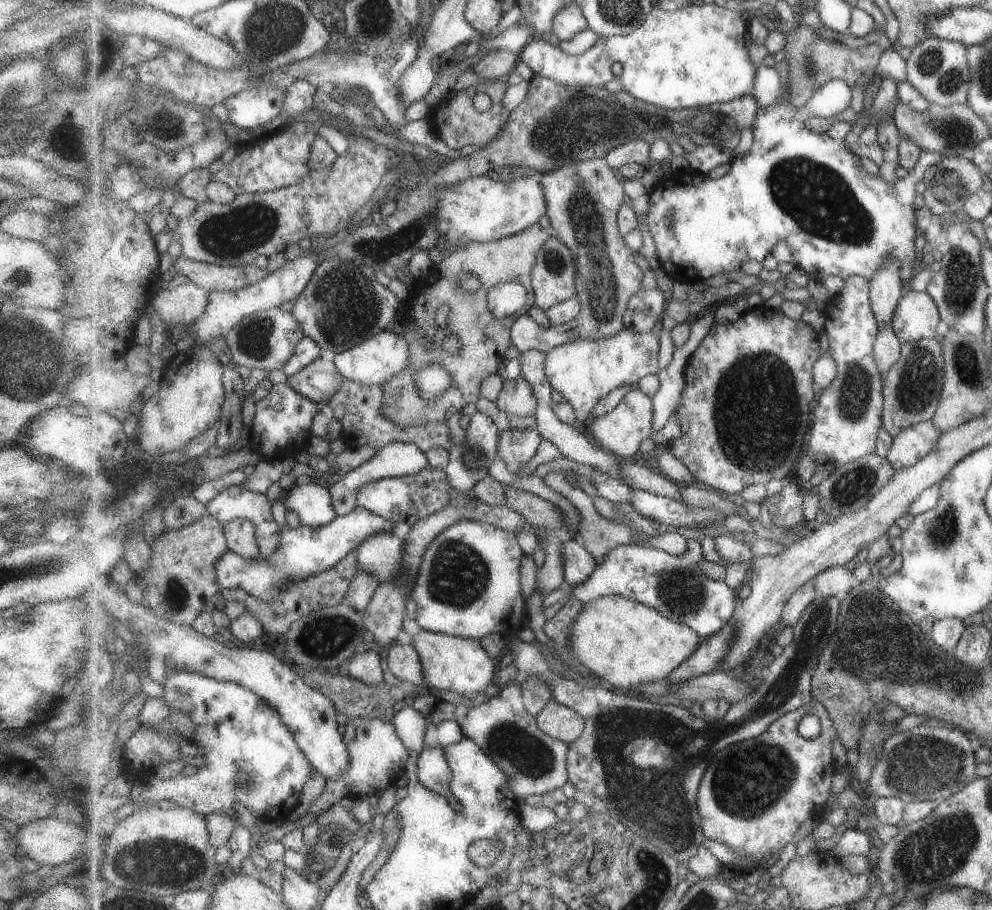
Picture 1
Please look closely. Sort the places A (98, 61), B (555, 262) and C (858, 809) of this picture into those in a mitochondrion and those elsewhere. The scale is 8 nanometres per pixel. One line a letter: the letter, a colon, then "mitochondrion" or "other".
A: mitochondrion
B: mitochondrion
C: other

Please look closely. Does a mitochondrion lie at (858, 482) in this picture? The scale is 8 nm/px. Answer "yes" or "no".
yes

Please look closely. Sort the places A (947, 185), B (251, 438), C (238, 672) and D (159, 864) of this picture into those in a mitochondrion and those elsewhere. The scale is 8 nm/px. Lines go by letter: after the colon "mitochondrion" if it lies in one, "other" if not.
A: mitochondrion
B: other
C: other
D: mitochondrion

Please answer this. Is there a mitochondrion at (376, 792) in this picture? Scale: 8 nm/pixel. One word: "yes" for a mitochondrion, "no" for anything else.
no

